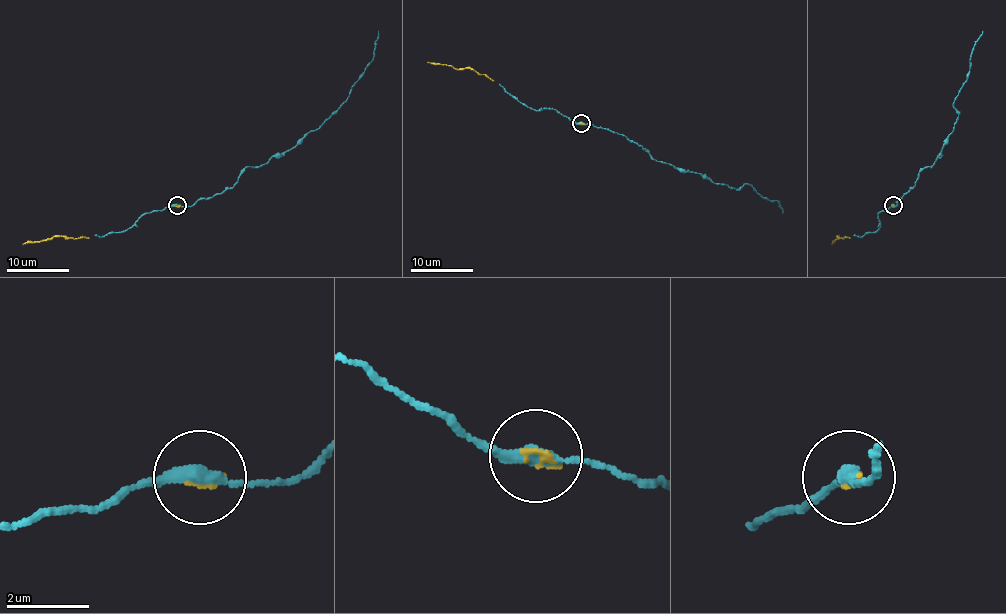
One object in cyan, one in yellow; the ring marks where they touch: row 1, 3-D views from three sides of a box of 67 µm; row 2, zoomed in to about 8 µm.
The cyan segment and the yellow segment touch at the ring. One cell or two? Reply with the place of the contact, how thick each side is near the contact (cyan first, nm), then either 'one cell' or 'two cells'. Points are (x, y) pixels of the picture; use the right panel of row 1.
at (893, 205); 320 nm thick on the cyan side, 120 nm on the other; one cell

